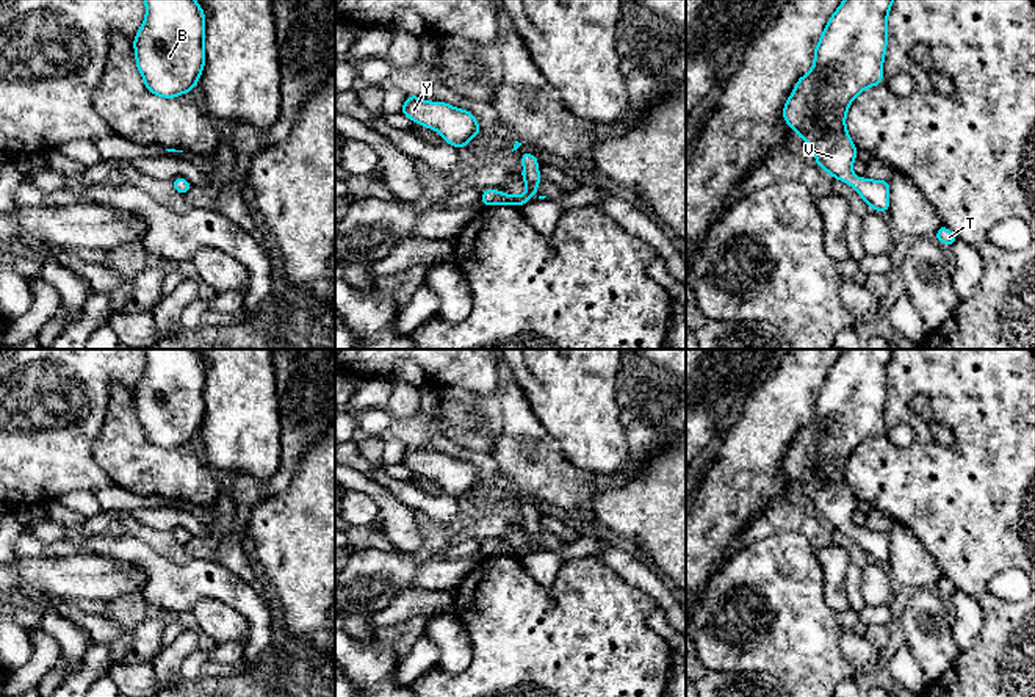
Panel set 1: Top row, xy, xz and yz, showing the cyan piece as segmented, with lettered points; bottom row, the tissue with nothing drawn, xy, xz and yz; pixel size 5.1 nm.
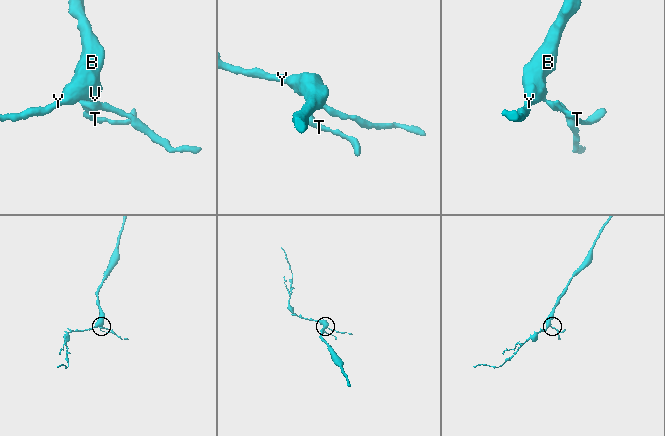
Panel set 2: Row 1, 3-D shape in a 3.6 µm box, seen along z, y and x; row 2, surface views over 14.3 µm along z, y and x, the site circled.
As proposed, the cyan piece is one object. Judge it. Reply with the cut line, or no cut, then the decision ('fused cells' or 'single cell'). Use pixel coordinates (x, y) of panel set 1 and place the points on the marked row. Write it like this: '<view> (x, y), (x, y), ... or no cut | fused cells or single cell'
no cut | single cell

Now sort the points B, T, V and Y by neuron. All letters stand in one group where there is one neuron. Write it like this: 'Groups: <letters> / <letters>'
Groups: B T V Y

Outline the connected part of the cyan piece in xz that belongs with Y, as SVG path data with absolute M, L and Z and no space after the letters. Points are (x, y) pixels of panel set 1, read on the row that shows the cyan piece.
M409 96L401 113L412 122L435 130L448 144L457 149L470 144L473 136L482 132L470 111L446 102L426 102L418 96Z

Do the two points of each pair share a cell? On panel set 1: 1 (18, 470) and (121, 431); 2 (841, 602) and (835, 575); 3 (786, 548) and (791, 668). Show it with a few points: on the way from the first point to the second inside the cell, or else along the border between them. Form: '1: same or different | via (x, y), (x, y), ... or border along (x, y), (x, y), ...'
1: different | border along (108, 408), (93, 444), (93, 458), (108, 476)
2: same | via (835, 595), (835, 581)
3: same | via (791, 578), (791, 638)

